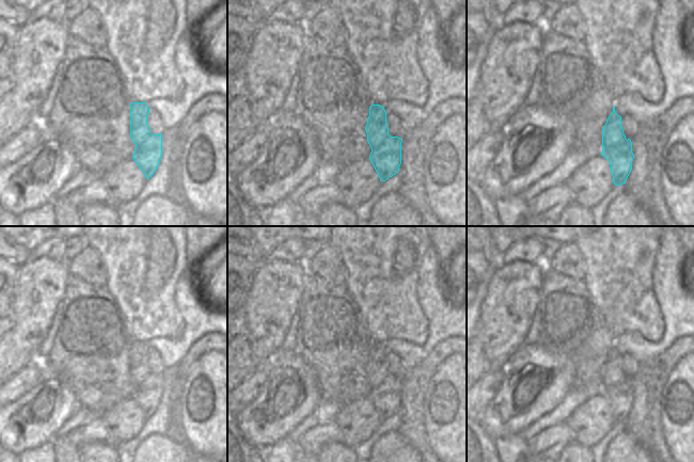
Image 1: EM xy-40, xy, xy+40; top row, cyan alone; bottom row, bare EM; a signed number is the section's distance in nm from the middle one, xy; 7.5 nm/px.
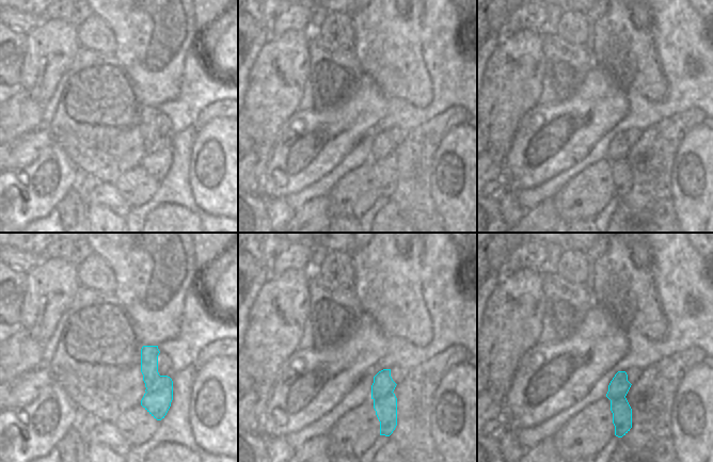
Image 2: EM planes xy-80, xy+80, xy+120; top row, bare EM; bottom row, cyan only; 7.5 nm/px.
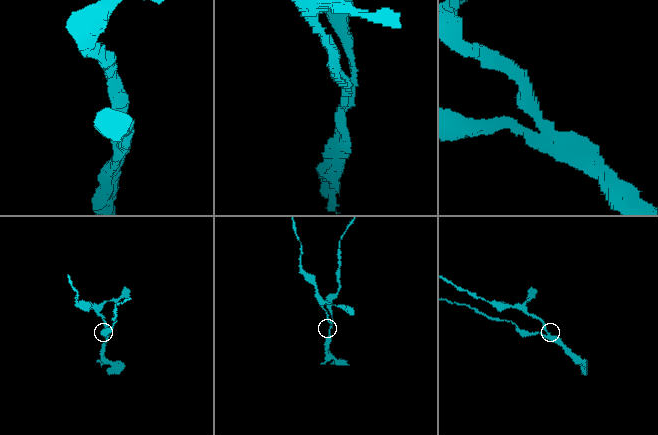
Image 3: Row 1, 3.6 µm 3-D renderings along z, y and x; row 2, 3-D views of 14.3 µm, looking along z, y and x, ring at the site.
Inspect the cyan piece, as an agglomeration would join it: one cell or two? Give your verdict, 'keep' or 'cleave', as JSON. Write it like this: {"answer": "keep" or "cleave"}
{"answer": "cleave"}

